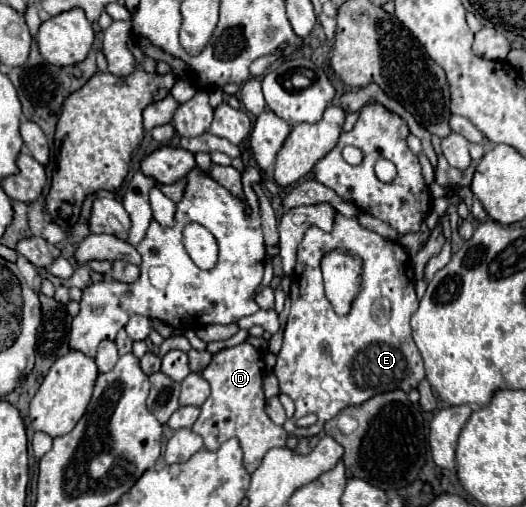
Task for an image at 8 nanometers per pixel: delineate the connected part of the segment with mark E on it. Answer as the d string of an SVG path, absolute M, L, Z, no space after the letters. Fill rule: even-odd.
M336 213L334 217L334 229L332 233L322 231L316 225L310 225L300 247L298 247L298 261L292 273L292 287L290 287L290 315L284 329L284 345L278 353L278 361L274 367L274 375L280 381L280 391L290 395L296 403L296 413L292 419L284 423L284 429L288 435L294 435L298 439L318 435L324 429L324 423L334 419L344 407L360 405L368 401L370 397L394 389L402 389L410 393L410 389L416 389L418 383L426 377L424 375L424 363L422 355L412 339L410 331L410 317L418 309L418 297L414 291L414 269L410 263L410 255L406 249L390 241L358 223L358 217L344 217L342 213ZM334 249L344 249L346 253L360 257L362 261L362 283L356 299L352 301L350 313L340 317L334 313L332 303L326 297L324 291L324 279L322 279L322 257ZM308 413L318 415L318 423L300 429L296 427L296 421Z

